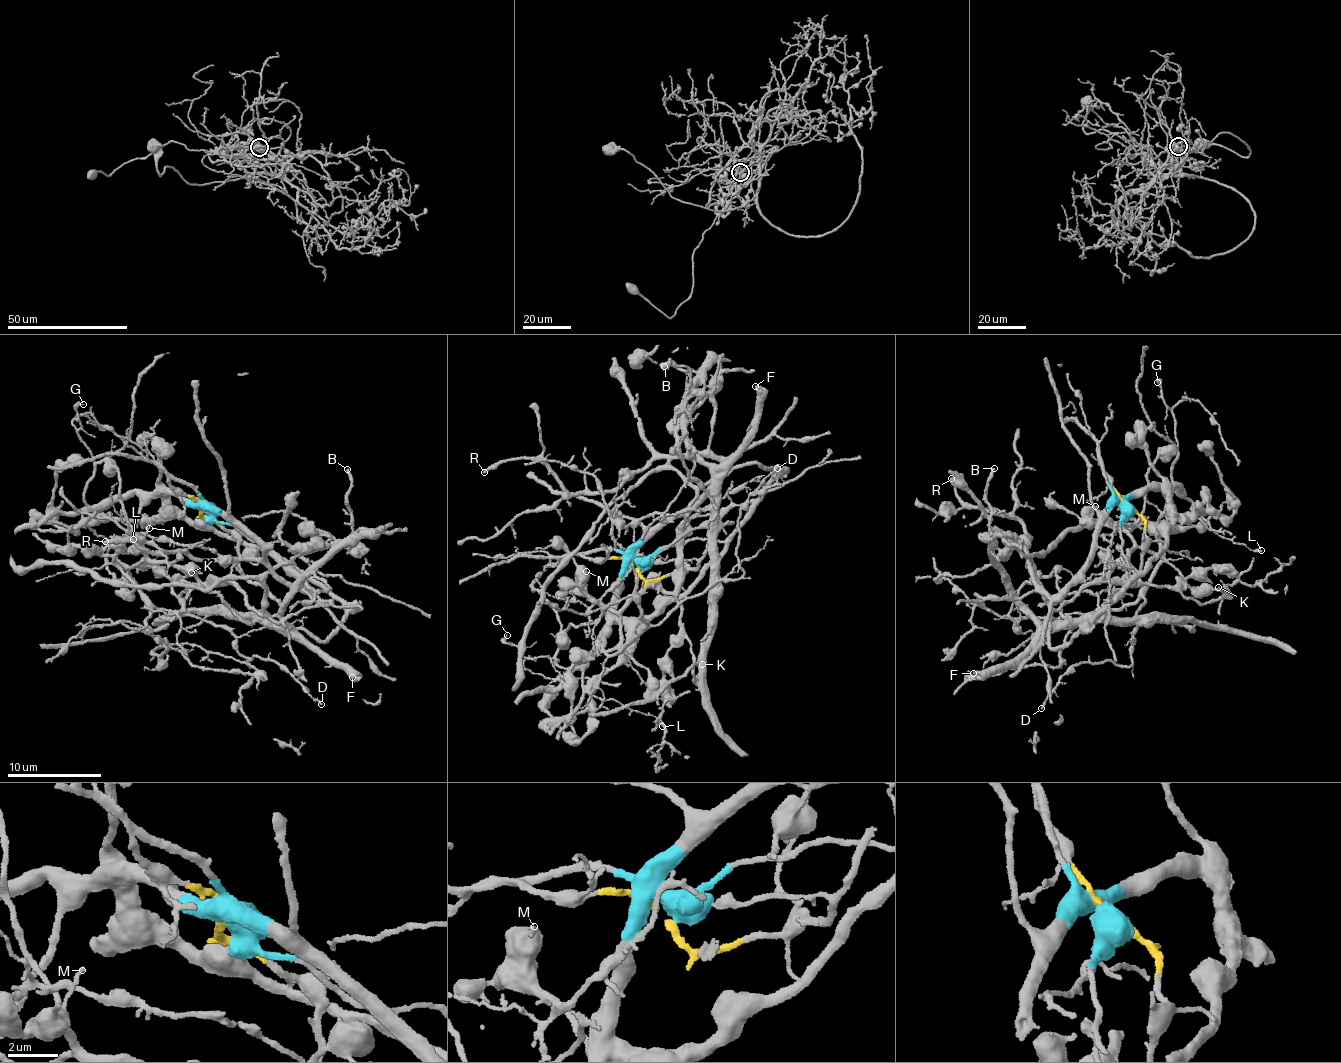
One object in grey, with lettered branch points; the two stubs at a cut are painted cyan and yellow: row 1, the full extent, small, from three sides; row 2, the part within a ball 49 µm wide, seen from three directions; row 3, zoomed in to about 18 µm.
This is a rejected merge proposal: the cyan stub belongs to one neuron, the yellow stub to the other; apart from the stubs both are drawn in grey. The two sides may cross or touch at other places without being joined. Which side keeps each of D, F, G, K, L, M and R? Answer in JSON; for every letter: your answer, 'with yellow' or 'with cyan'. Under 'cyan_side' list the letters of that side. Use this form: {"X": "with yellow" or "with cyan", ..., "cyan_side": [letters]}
{"D": "with cyan", "F": "with yellow", "G": "with cyan", "K": "with cyan", "L": "with cyan", "M": "with cyan", "R": "with cyan", "cyan_side": ["D", "G", "K", "L", "M", "R"]}

